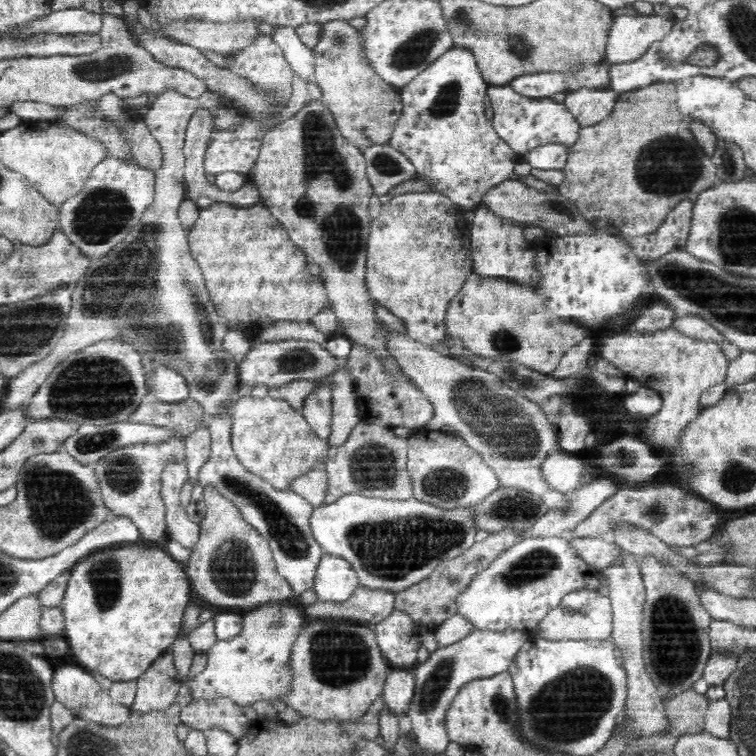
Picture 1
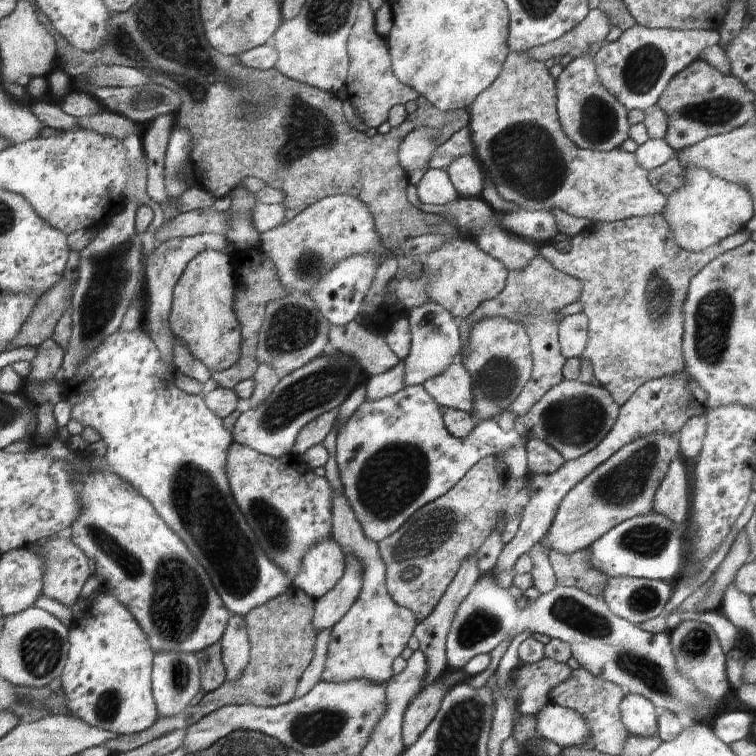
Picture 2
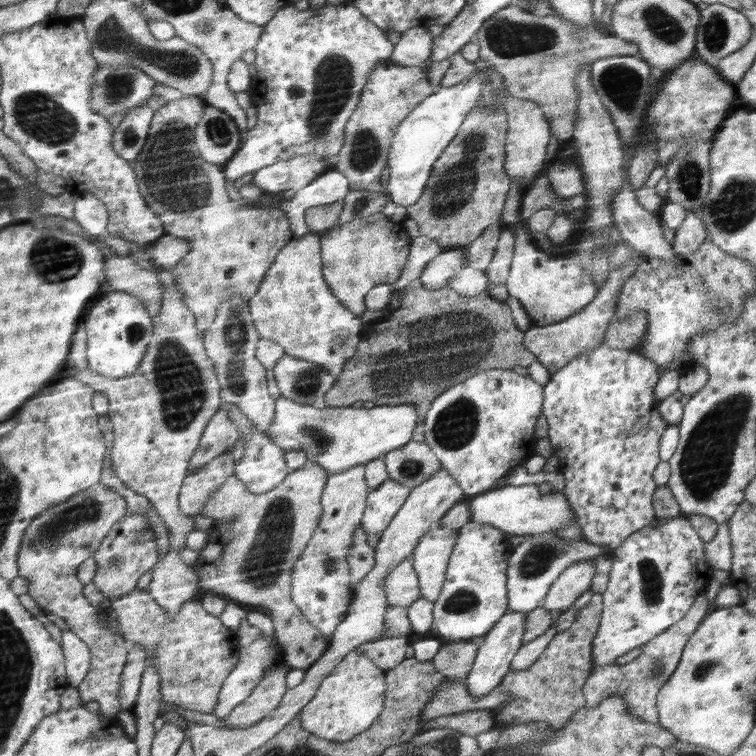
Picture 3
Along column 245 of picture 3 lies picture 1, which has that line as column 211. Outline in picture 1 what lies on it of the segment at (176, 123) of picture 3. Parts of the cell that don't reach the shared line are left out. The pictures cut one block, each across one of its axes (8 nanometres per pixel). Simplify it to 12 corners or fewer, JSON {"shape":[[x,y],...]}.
{"shape":[[213,202],[191,255],[229,330],[309,327],[323,280],[271,209]]}

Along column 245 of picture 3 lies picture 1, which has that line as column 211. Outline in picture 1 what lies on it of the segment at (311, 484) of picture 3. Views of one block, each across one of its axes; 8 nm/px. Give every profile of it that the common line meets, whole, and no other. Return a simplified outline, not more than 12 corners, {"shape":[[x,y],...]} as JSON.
{"shape":[[204,487],[185,565],[194,597],[249,610],[294,600],[268,542]]}

